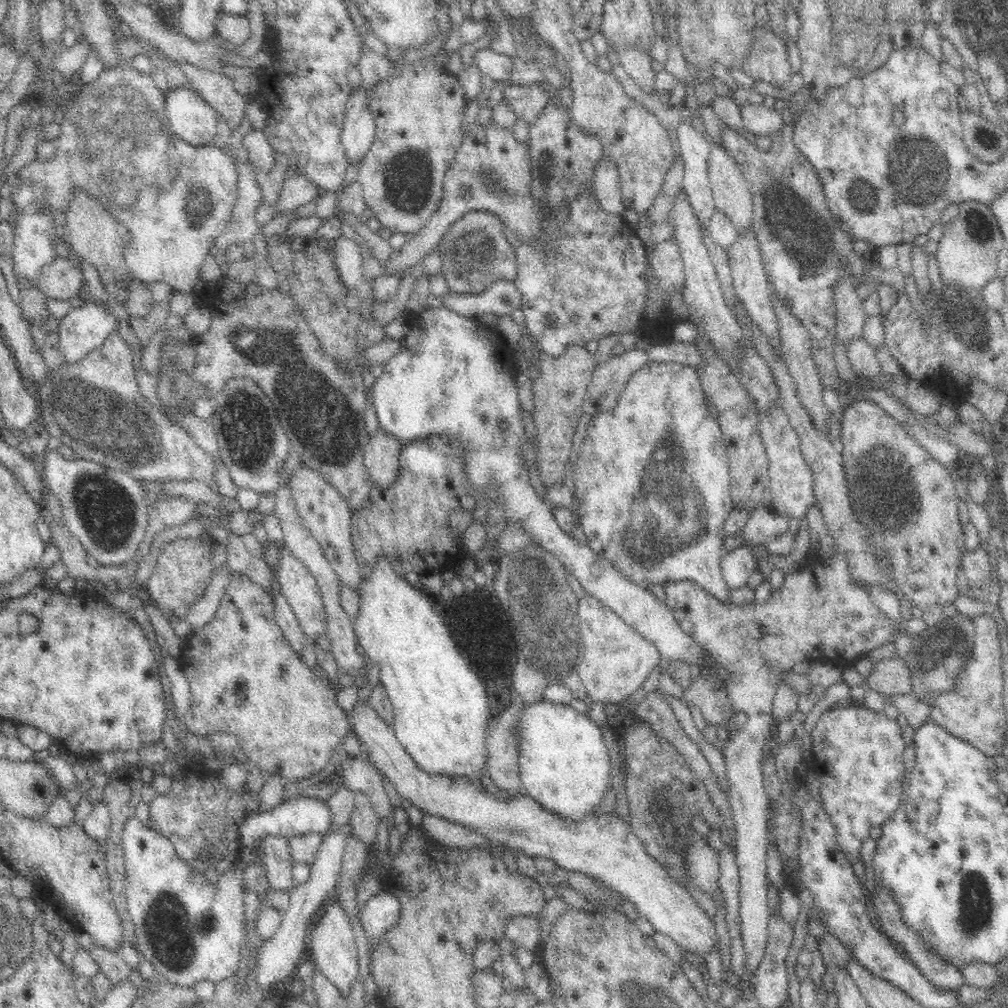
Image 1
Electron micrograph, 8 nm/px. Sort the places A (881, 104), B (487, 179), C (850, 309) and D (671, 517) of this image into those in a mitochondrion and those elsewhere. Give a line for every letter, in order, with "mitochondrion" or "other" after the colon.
A: other
B: mitochondrion
C: other
D: mitochondrion

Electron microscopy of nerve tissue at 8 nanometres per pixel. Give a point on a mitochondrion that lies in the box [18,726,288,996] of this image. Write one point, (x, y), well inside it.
(165, 916)

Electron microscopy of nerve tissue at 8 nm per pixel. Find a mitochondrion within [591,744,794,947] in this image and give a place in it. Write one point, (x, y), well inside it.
(657, 825)

